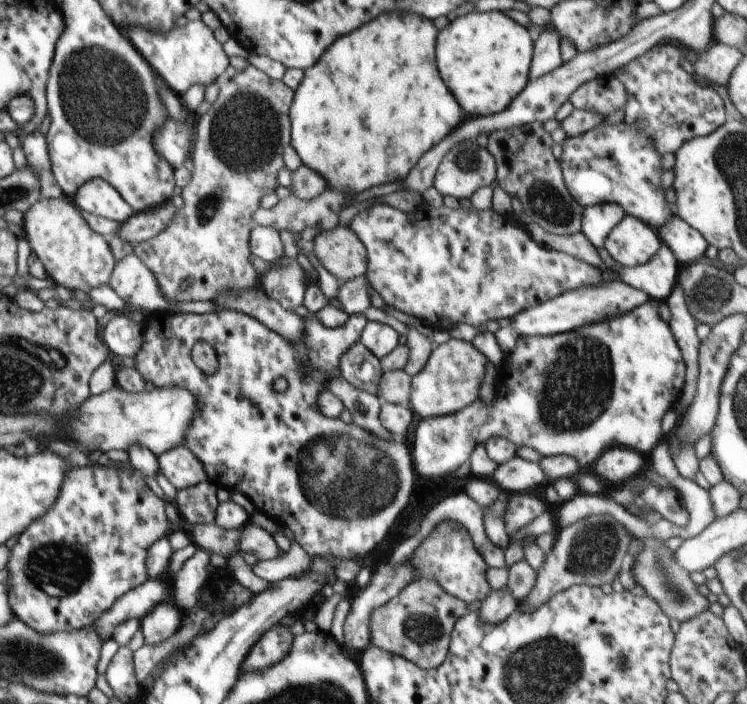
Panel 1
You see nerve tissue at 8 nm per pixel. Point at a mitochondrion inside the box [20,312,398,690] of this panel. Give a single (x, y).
(57, 568)

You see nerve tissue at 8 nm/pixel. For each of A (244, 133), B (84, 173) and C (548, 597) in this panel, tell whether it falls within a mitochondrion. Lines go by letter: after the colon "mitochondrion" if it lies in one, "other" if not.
A: mitochondrion
B: other
C: other

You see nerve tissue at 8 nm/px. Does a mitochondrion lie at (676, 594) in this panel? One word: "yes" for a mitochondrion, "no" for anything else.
yes

